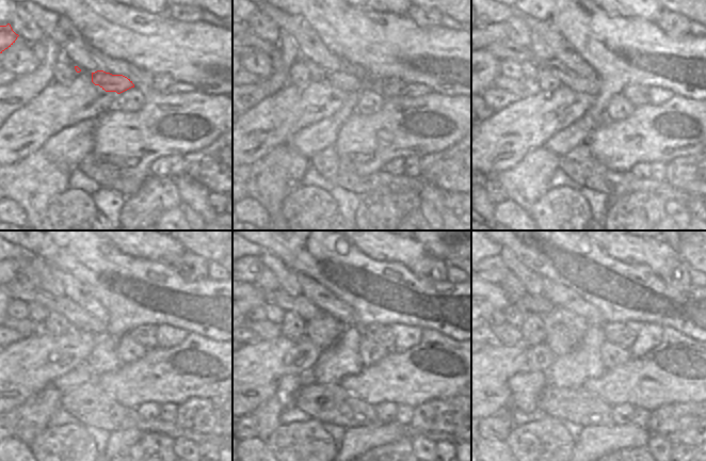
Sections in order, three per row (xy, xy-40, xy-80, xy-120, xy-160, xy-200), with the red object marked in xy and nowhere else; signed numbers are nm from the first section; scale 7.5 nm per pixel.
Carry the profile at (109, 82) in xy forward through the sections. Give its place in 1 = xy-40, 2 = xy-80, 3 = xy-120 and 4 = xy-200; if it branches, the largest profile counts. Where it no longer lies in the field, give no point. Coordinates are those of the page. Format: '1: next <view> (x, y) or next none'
1: next xy-40 (349, 83)
2: next xy-80 (493, 46)
3: next xy-120 (17, 288)
4: next xy-200 (538, 304)

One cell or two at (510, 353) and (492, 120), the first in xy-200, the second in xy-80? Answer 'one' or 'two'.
one

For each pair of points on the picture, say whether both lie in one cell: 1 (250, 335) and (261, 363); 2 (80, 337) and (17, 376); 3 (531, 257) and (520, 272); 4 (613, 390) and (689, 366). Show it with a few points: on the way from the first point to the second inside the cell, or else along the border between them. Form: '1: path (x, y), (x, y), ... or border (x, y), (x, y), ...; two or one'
1: border (256, 339), (244, 345); two
2: path (64, 353), (48, 354), (33, 364); one
3: border (508, 248), (528, 268), (543, 277); two
4: path (632, 382), (651, 382), (670, 374); one

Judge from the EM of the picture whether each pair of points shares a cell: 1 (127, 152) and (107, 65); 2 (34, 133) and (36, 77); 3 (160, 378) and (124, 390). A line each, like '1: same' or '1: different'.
1: same
2: different
3: same

